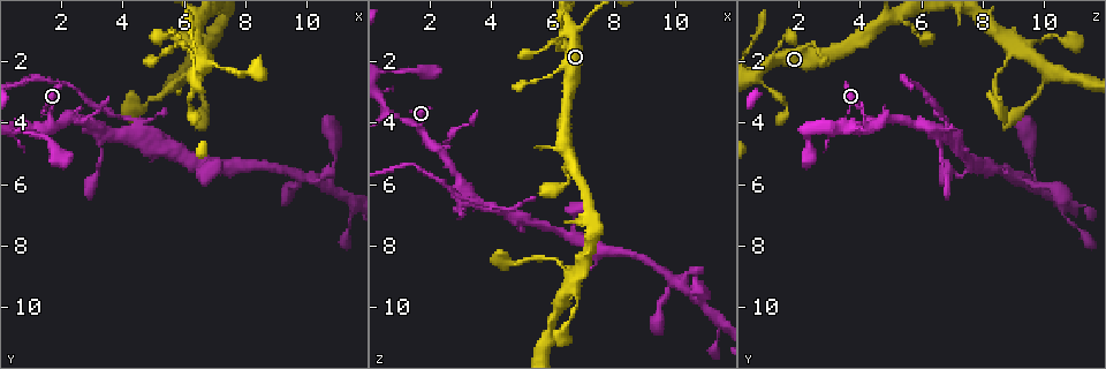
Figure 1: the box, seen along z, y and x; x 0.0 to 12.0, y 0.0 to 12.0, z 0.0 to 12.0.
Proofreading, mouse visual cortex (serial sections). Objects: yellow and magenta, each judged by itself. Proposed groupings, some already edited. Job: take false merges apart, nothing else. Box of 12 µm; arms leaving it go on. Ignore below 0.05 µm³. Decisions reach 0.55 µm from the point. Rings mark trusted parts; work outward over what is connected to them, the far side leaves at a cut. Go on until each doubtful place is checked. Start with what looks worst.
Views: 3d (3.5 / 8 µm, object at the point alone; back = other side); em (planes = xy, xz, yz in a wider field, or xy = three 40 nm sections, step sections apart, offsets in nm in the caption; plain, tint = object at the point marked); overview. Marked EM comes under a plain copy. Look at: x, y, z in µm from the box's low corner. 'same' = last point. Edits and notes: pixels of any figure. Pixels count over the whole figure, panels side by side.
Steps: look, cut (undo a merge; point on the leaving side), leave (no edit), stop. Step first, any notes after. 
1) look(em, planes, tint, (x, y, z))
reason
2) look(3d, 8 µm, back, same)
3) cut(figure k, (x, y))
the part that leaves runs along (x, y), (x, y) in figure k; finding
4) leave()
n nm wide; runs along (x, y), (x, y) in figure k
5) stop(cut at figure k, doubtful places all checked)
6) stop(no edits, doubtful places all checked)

look(3d, 8 µm, (6.4, 2.1, 8.7))
calibre changes

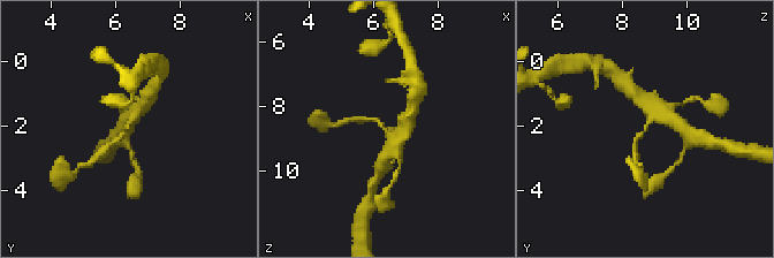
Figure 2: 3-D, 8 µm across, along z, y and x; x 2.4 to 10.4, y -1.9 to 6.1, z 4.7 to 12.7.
look(3d, 3.5 µm, (6.3, 2.1, 8.7))

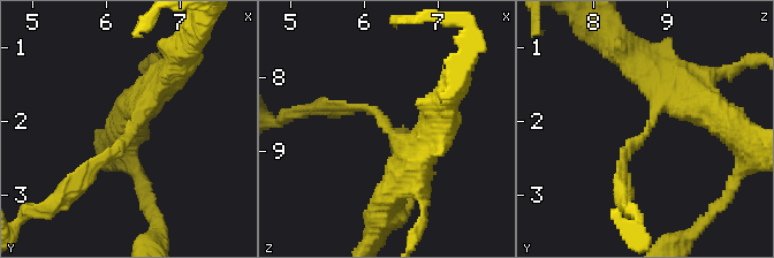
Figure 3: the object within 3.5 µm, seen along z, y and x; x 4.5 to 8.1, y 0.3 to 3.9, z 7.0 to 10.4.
look(em, xy, step 2, tint, (6.35, 2.10, 8.75))
arms of 150, 400 nm

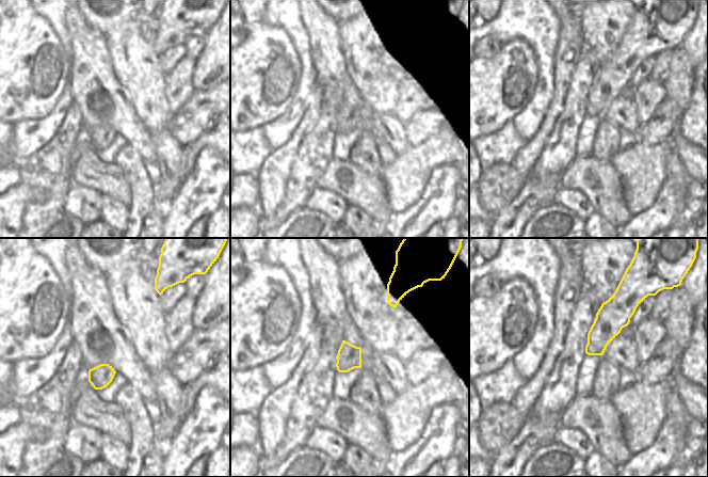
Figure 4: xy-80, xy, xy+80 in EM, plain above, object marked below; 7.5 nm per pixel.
leave()
runs along (172, 75), (83, 177) in figure 3; one cell here

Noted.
look(3d, 8 µm, (1.6, 4.0, 4.1))

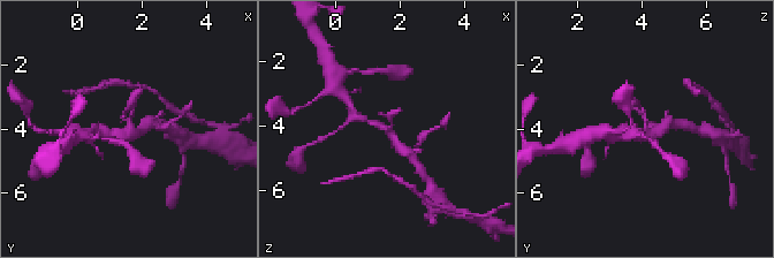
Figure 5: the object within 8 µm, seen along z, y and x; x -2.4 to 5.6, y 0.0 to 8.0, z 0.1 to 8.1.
look(3d, 3.5 µm, (1.7, 4.1, 4.1))

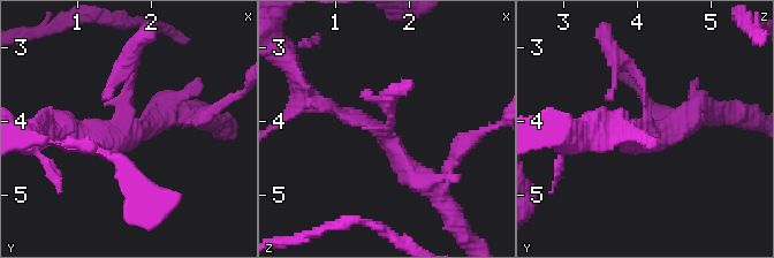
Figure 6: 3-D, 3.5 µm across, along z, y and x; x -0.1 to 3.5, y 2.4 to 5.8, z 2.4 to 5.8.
look(em, xy, step 2, tint, (1.65, 4.10, 4.15))

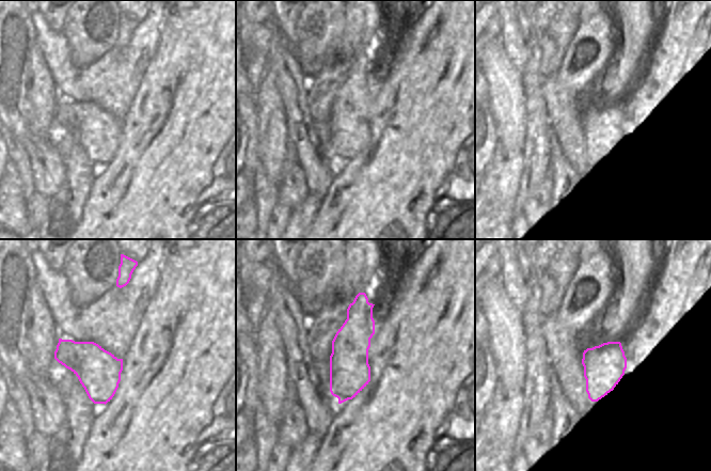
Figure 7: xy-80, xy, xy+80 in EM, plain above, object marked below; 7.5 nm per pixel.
leave()
runs along (362, 295), (341, 399) in figure 7; all the same cell

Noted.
look(3d, 8 µm, (4.1, 4.4, 6.9))

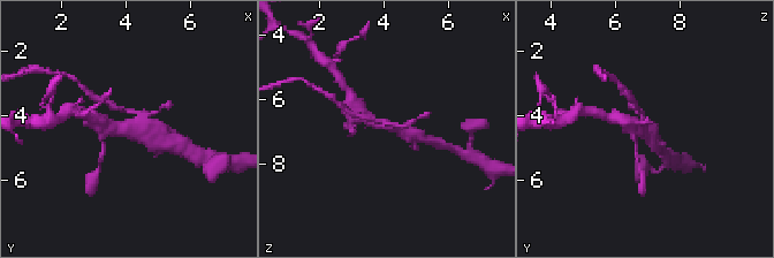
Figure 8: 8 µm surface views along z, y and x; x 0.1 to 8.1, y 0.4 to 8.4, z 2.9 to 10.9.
look(3d, 3.5 µm, (4.2, 4.3, 6.9))
closer look

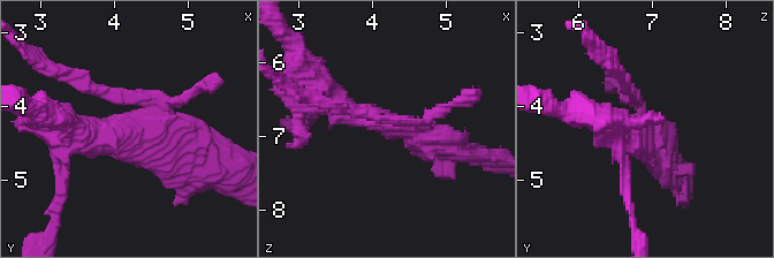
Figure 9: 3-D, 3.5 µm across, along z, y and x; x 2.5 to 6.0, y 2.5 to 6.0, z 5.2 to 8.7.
look(em, xy, step 5, tint, (4.20, 4.35, 6.80))
need the tissue

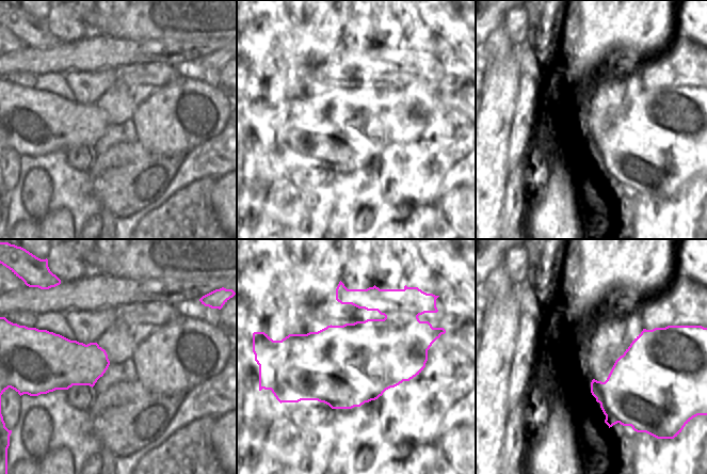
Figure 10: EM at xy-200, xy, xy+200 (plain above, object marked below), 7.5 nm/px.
cut(figure 9, (104, 91))
a second cell is stuck on

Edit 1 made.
stop(cut at figure 9, doubtful places all checked)

